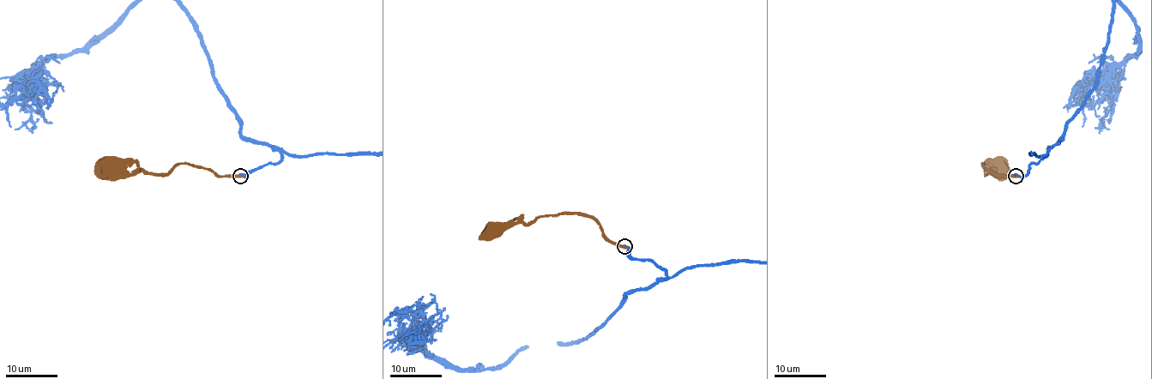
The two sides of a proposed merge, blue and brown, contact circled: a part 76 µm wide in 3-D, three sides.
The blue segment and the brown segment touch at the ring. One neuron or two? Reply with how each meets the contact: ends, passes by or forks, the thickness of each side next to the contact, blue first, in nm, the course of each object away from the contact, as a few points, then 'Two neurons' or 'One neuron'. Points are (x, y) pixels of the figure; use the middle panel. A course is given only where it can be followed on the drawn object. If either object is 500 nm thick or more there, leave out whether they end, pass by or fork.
At the ring blue ends. At the ring brown ends. Thickness 320 nm (blue) against 380 nm. Course of blue: (624, 246), (666, 277), (633, 289), (588, 338), (519, 348), (491, 369), (440, 363), (401, 329), (395, 312). Course of brown: (624, 246), (612, 243), (591, 218), (577, 213), (537, 216), (527, 224), (506, 223), (494, 228). Two neurons

